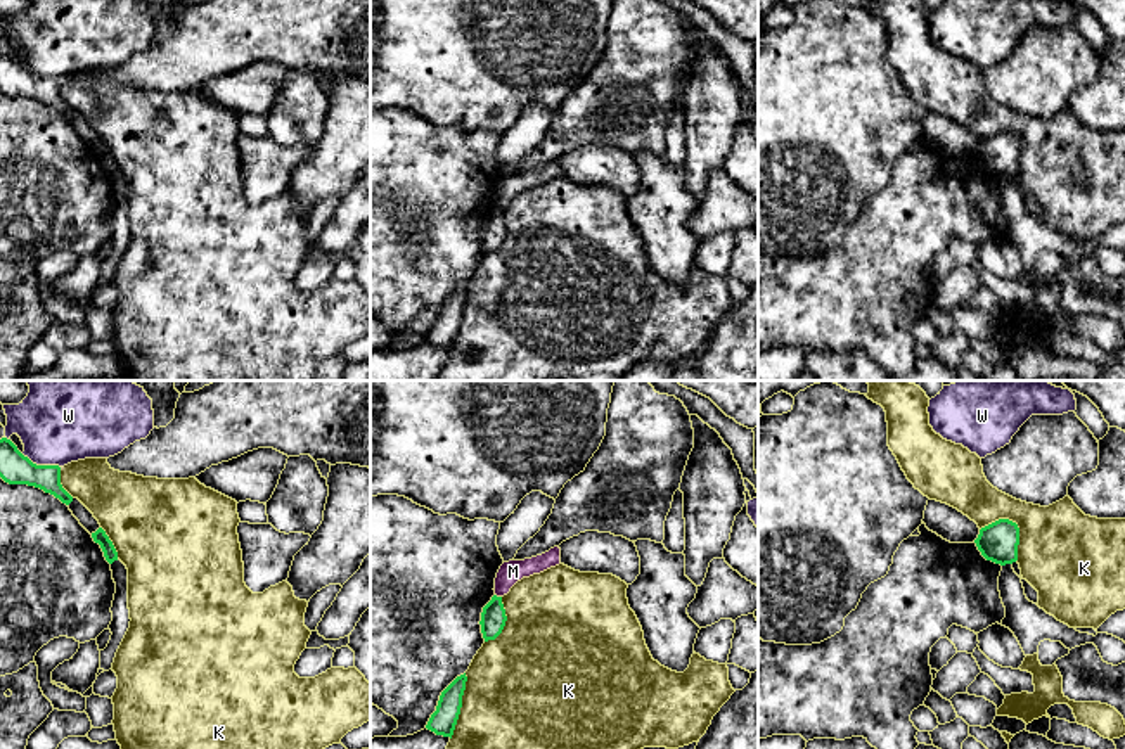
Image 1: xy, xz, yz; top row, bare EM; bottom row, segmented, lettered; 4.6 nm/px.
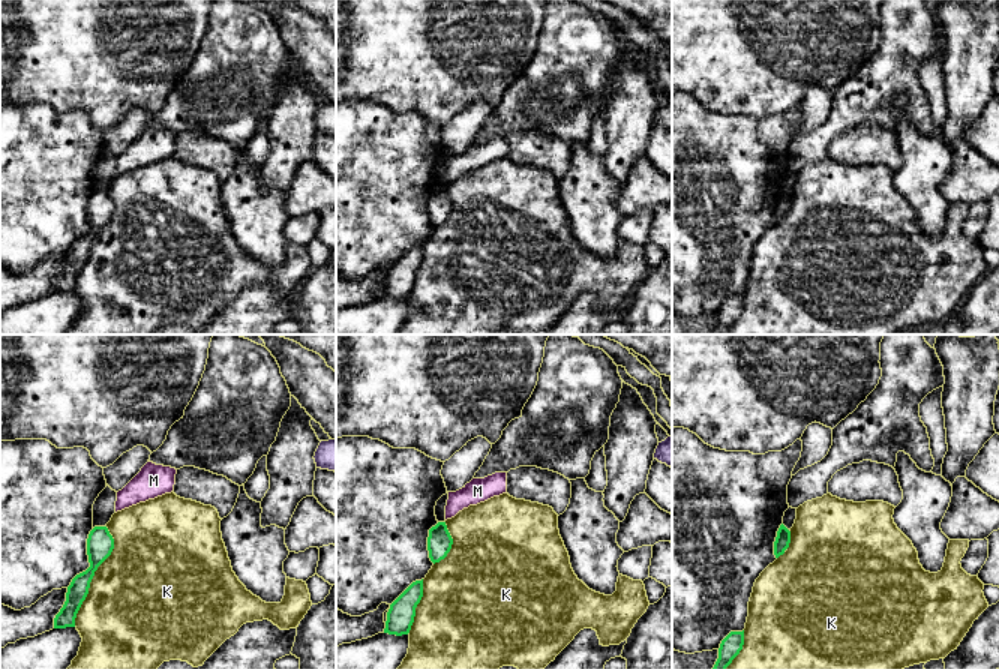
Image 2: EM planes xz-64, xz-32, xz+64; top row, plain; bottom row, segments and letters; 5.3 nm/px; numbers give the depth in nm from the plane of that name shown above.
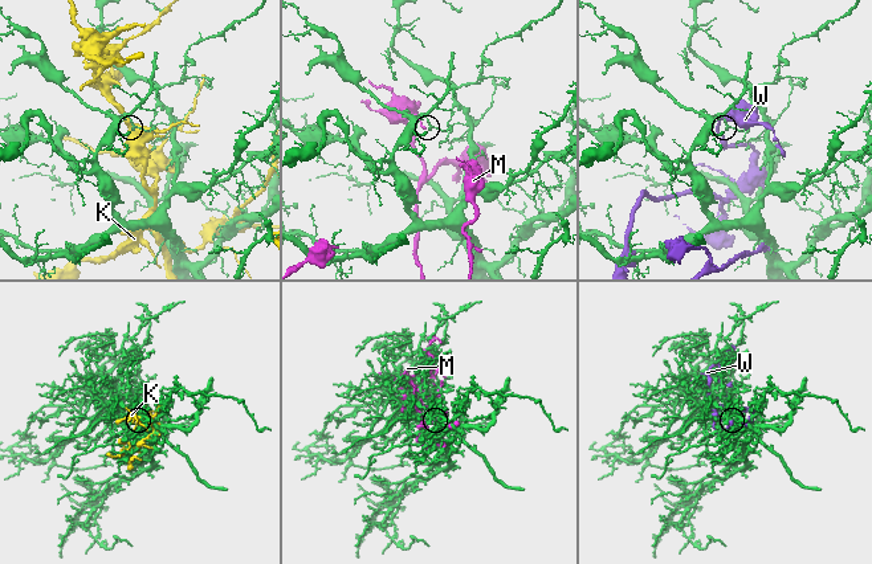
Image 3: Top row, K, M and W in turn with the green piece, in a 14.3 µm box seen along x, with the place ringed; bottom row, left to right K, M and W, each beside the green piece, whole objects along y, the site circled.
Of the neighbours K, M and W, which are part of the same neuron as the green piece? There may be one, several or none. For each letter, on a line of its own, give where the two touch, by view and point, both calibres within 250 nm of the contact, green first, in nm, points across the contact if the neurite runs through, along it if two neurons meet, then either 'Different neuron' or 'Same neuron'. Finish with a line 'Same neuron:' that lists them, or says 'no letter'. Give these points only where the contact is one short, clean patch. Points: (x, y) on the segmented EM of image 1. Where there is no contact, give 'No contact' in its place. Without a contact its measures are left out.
K: Touches green at yz (1016, 524). Thickness 190 nm (green) against 400 nm. Different neuron
M: Touches green at xz (499, 597). Thickness 120 nm (green) against 110 nm. Different neuron
W: Touches green at xy (40, 466). Thickness 140 nm (green) against 400 nm. Different neuron
Same neuron: no letter

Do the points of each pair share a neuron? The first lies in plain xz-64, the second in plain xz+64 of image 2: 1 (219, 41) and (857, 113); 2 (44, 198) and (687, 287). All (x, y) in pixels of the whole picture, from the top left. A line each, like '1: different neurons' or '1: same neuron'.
1: same neuron
2: same neuron

